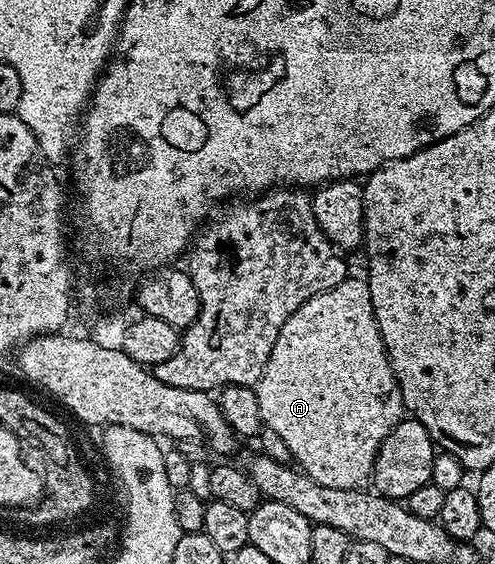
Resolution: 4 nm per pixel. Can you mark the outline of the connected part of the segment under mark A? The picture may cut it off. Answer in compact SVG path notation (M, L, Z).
M350 276L339 287L331 287L303 303L295 315L283 323L283 331L279 331L279 339L275 339L275 347L271 347L271 359L267 359L267 367L263 367L263 375L257 380L255 390L258 397L259 411L264 428L275 431L279 439L287 443L287 451L291 451L293 461L299 466L300 472L306 473L315 483L323 483L327 487L343 487L344 489L359 489L370 484L373 475L373 464L377 458L379 447L387 435L403 420L406 412L405 404L399 391L399 383L391 371L389 356L379 331L379 323L375 319L375 311L371 303L371 291L368 280Z

